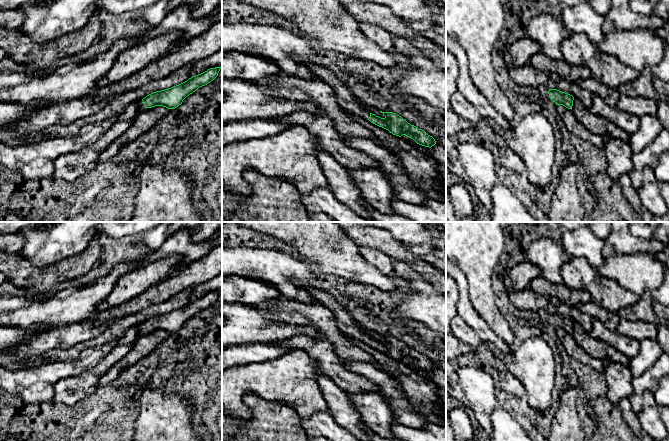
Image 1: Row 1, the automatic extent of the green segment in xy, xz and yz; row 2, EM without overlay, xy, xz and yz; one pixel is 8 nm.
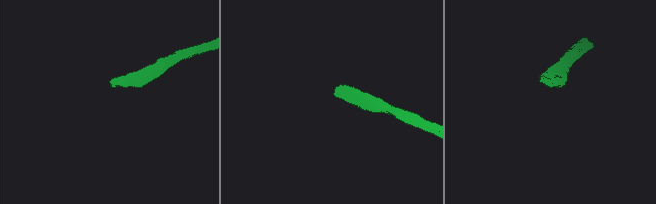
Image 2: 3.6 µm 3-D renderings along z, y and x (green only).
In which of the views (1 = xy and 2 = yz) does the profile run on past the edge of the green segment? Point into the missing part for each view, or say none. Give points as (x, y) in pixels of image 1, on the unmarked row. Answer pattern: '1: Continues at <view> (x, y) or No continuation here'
1: Continues at xy (140, 326)
2: No continuation here

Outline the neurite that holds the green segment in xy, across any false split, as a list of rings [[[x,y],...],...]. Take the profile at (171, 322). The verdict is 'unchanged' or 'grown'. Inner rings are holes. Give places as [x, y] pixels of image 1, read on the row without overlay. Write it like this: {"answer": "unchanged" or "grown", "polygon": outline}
{"answer": "grown", "polygon": [[[222,291],[210,292],[207,295],[189,302],[187,305],[171,312],[153,316],[136,327],[141,334],[155,330],[163,330],[175,333],[182,328],[183,324],[195,316],[198,312],[213,305]]]}

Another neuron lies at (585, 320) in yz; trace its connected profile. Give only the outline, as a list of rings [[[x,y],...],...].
[[[552,297],[550,302],[555,307],[557,314],[570,318],[574,322],[579,323],[587,332],[591,330],[593,318],[586,313],[580,312],[576,305],[564,304],[555,297]]]

